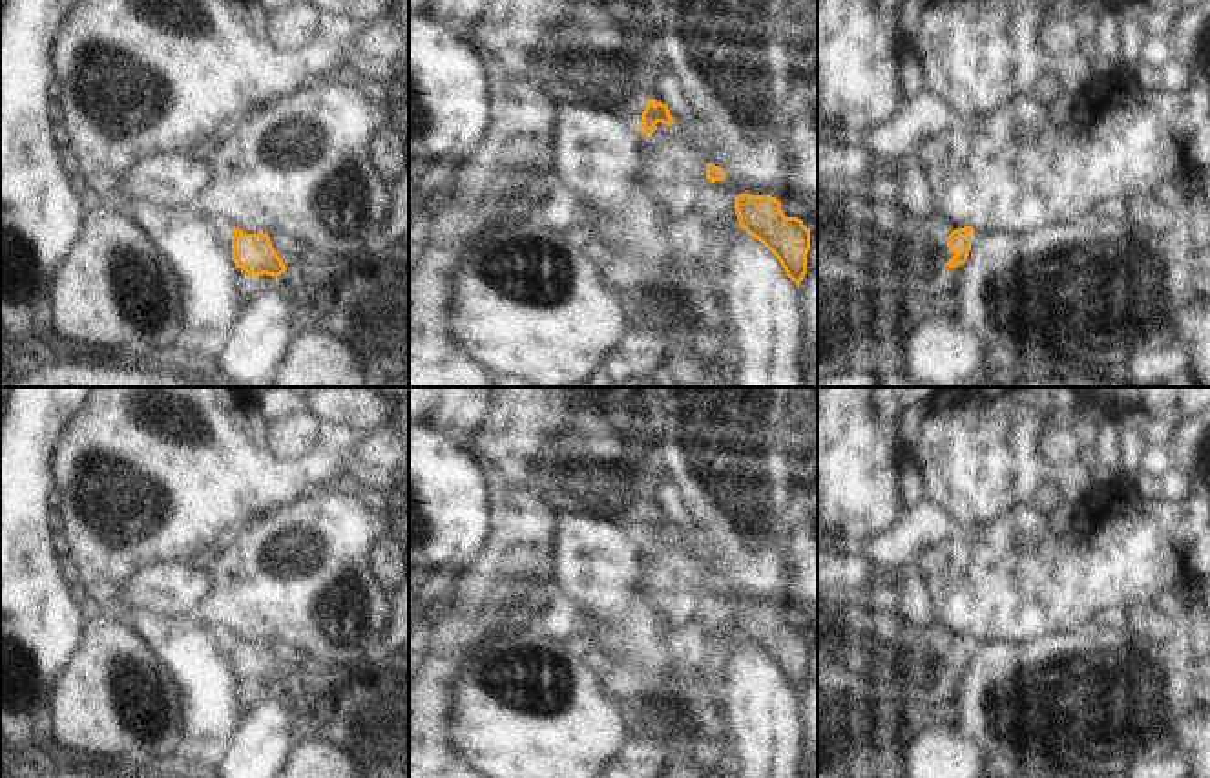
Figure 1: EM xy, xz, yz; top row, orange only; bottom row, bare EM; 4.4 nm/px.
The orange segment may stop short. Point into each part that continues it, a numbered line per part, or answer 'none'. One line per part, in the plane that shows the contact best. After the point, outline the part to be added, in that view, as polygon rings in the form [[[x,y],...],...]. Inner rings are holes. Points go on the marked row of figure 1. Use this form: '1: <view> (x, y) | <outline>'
1: yz (855, 231) | [[[849,184],[818,186],[818,236],[825,239],[819,254],[829,263],[947,263],[954,256],[947,245],[953,230],[936,214],[920,221],[898,203],[871,205],[858,197]]]

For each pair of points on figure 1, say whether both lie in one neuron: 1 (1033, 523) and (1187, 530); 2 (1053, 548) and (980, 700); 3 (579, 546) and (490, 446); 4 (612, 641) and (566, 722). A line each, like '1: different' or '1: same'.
1: same
2: different
3: different
4: different

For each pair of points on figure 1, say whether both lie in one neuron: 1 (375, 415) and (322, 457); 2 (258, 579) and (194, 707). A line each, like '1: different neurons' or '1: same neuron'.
1: different neurons
2: different neurons

